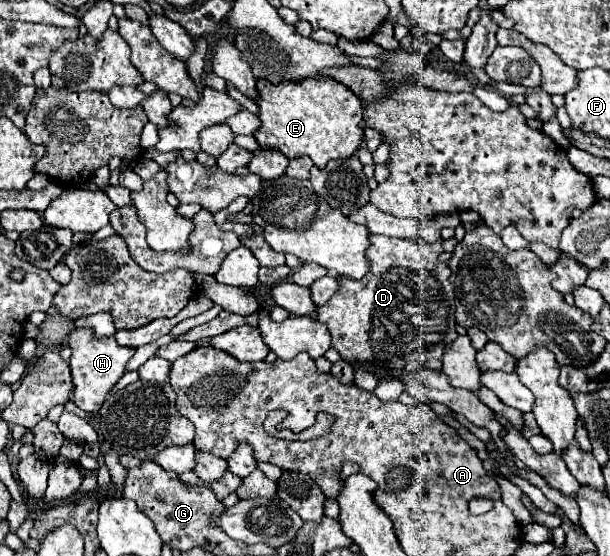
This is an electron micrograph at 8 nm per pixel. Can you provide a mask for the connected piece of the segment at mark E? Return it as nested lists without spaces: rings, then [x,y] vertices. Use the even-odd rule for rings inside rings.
[[[319,76],[319,78],[305,78],[305,82],[301,80],[301,82],[279,82],[279,84],[257,80],[257,94],[259,96],[255,104],[259,106],[261,126],[253,136],[261,148],[275,148],[283,152],[287,158],[309,156],[319,168],[323,168],[329,160],[353,156],[363,144],[363,130],[361,130],[363,104],[347,86],[335,82],[333,78]]]

